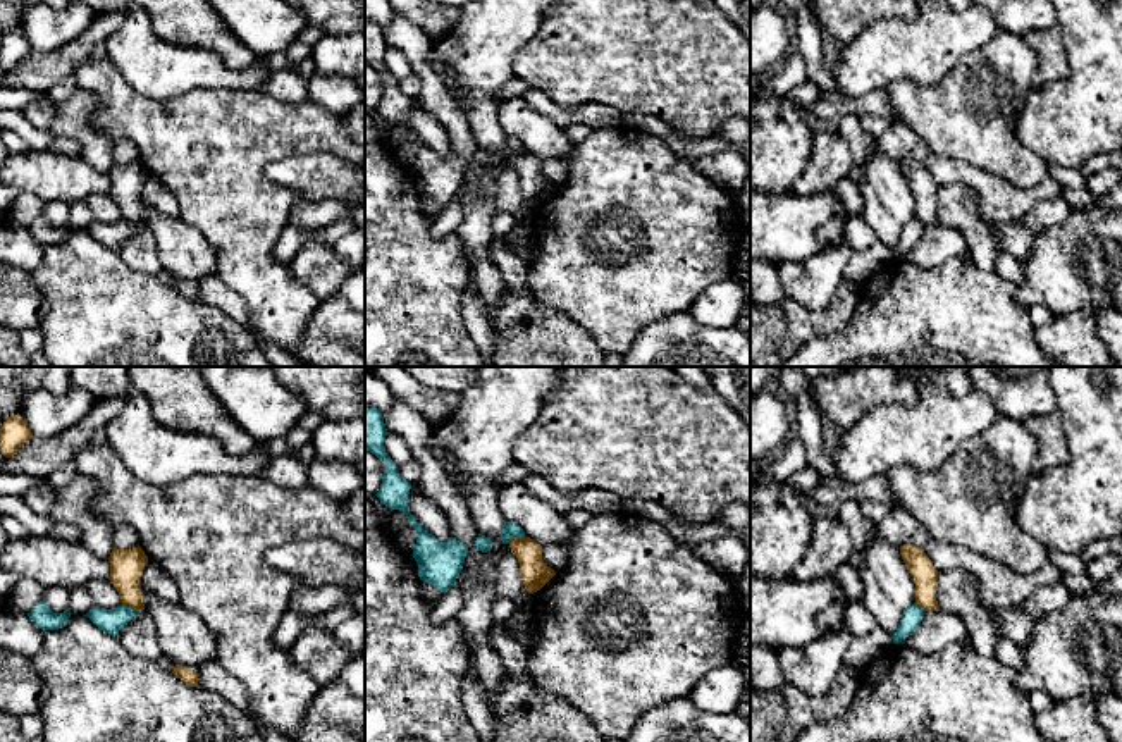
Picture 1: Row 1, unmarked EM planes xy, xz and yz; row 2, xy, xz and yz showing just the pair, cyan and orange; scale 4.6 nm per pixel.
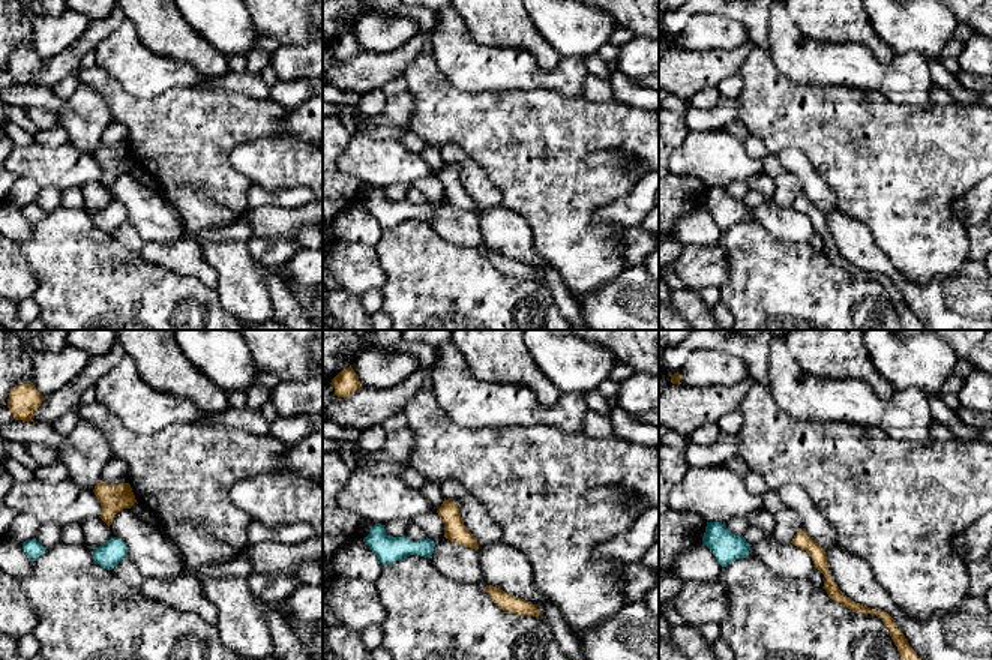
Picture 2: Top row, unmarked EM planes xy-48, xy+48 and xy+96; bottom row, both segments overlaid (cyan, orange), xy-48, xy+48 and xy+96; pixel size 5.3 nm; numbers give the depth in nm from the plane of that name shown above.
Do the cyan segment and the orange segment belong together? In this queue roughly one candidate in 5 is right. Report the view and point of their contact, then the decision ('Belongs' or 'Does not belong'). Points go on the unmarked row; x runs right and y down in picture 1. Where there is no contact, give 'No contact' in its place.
Touches cyan at xy (131, 222). Does not belong

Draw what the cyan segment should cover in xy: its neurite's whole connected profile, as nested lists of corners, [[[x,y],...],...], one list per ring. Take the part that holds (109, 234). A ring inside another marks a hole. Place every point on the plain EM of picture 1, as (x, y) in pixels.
[[[120,219],[115,224],[93,220],[84,231],[88,231],[100,244],[115,251],[139,227],[139,224]]]

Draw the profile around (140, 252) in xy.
[[[146,227],[131,234],[115,253],[134,270],[158,275],[163,270],[153,236]]]

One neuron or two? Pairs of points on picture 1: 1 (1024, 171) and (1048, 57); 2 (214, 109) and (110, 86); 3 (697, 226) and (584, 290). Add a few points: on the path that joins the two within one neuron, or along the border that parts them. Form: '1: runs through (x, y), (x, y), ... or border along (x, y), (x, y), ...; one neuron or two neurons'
1: border along (1028, 45), (1036, 55), (1035, 85); two neurons
2: runs through (188, 119), (143, 119), (136, 112); one neuron
3: runs through (670, 236), (651, 255), (611, 272); one neuron

